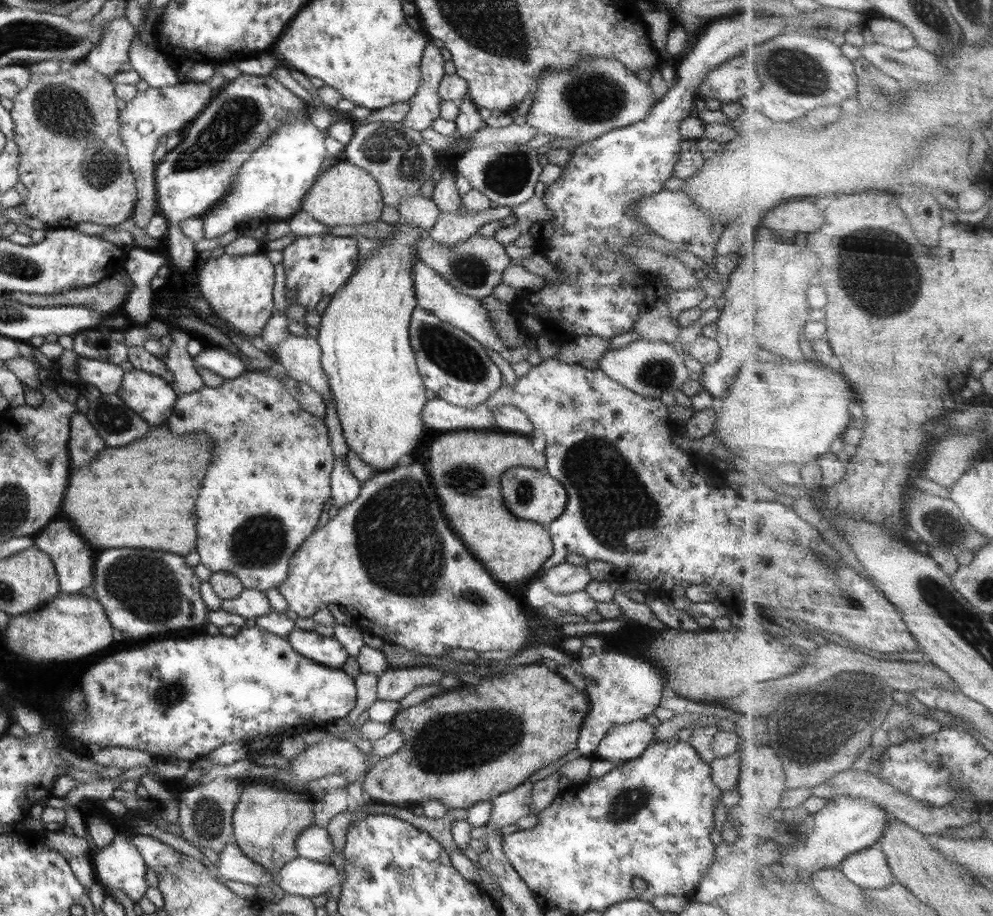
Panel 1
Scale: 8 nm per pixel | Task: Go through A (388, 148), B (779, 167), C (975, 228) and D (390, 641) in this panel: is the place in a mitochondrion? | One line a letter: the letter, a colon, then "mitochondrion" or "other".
A: mitochondrion
B: other
C: other
D: other

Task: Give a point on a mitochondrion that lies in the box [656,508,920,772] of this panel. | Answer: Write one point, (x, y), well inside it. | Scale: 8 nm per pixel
(821, 720)

